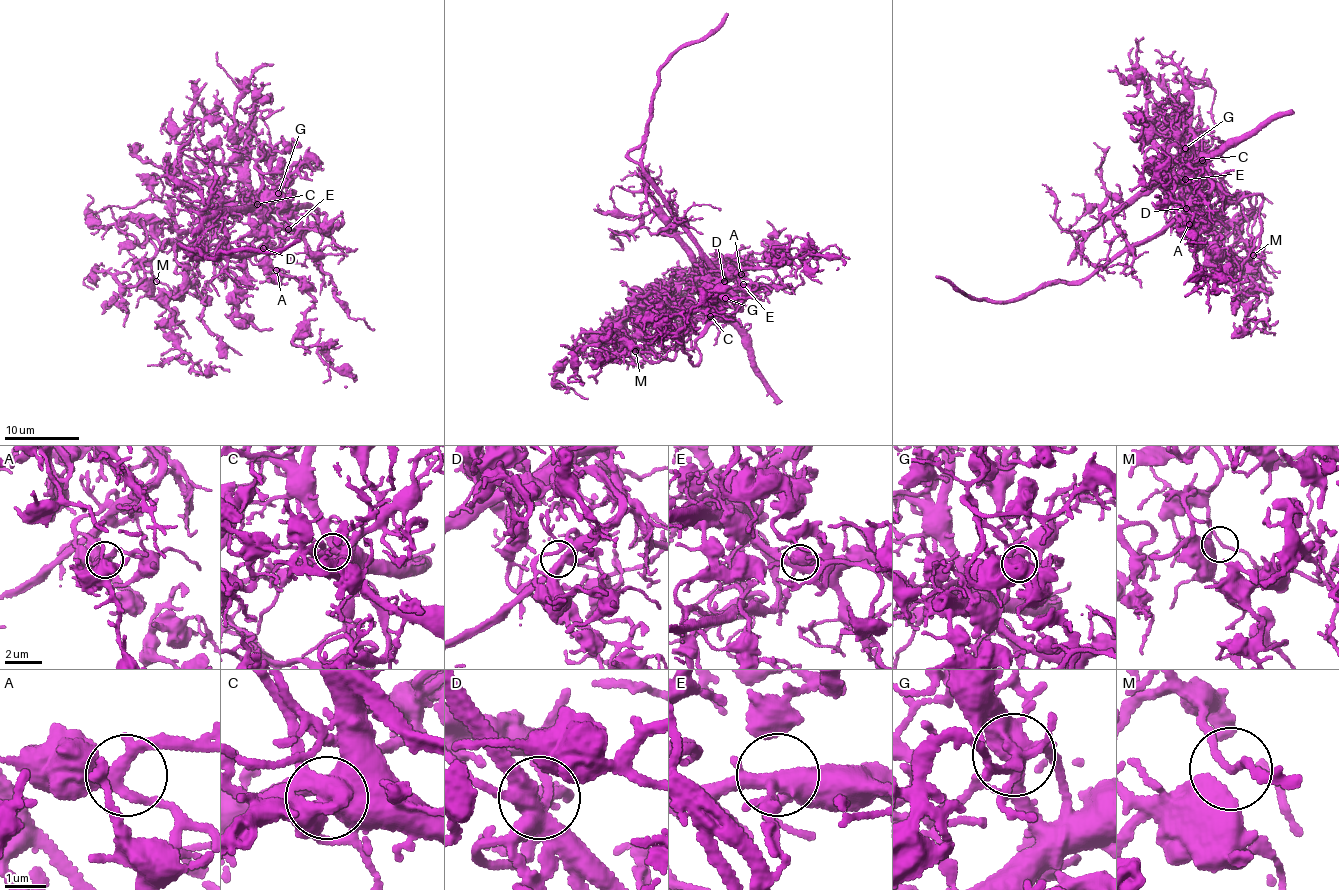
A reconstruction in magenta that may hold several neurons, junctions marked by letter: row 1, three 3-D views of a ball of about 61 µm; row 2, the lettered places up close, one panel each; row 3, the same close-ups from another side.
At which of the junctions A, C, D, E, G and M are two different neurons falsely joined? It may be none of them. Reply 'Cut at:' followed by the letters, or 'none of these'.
Cut at: C, G

